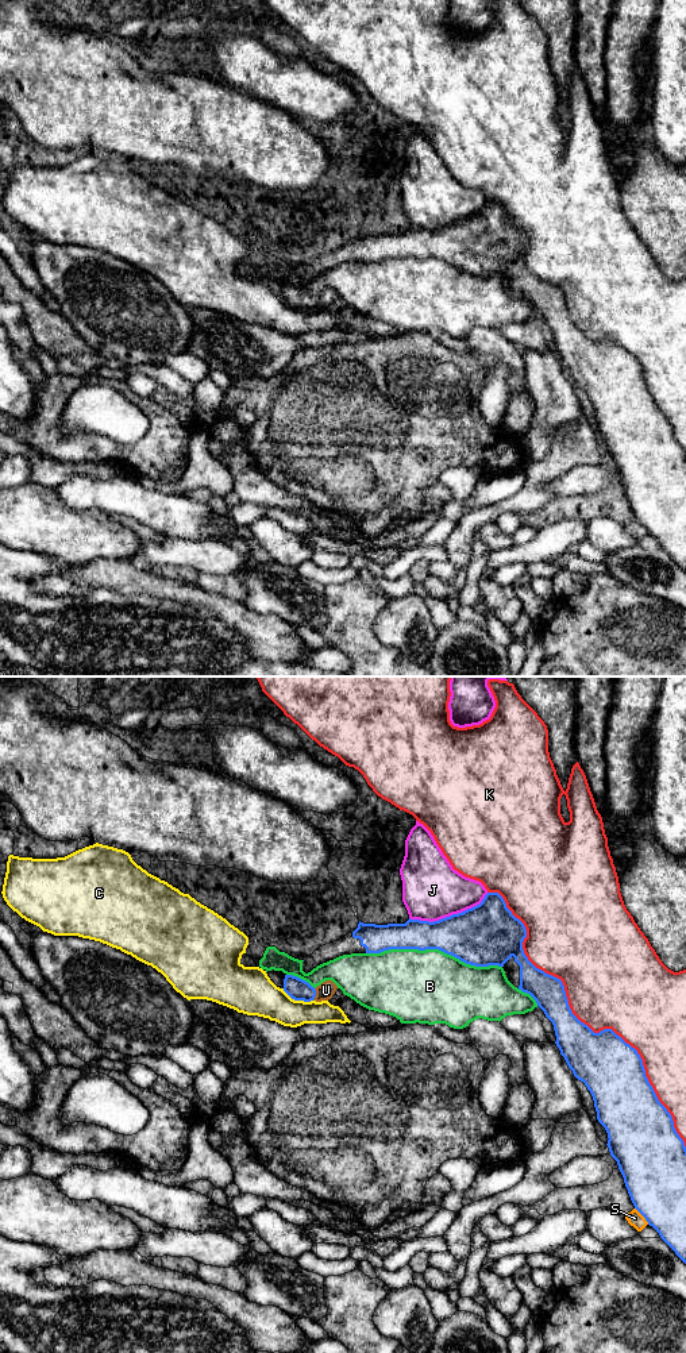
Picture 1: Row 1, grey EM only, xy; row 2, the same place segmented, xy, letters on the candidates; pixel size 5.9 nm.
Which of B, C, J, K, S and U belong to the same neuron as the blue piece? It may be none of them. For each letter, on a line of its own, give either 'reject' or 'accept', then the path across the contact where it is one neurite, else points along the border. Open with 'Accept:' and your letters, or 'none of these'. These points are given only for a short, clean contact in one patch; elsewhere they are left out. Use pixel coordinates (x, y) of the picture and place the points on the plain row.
Accept: U
B: reject
C: reject; border along xy (282, 297), (295, 308), (312, 309)
J: reject
K: reject
S: reject; border along xy (635, 516), (648, 532)
U: accept; runs through xy (297, 297), (315, 303), (326, 299)

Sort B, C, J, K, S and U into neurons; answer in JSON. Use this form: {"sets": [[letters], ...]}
{"sets": [["B"], ["C"], ["J"], ["K"], ["S"], ["U"]]}

